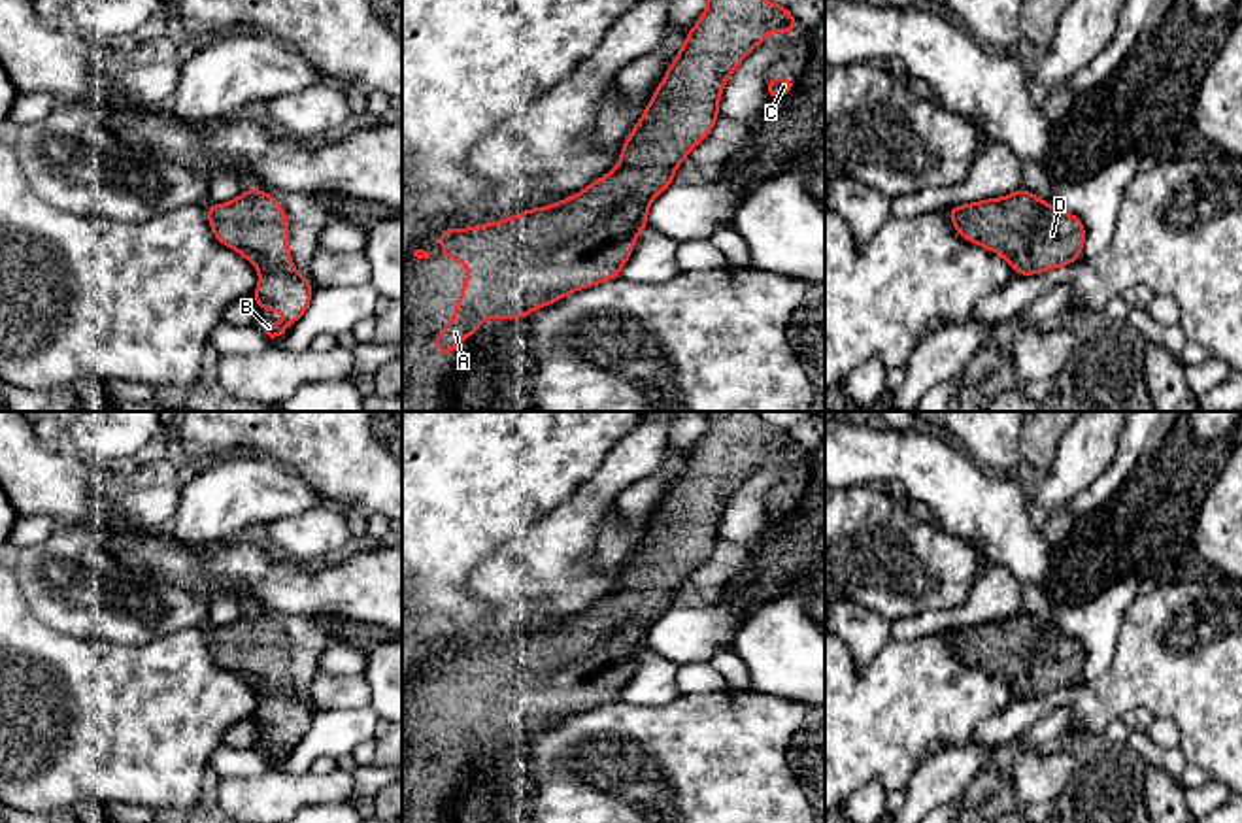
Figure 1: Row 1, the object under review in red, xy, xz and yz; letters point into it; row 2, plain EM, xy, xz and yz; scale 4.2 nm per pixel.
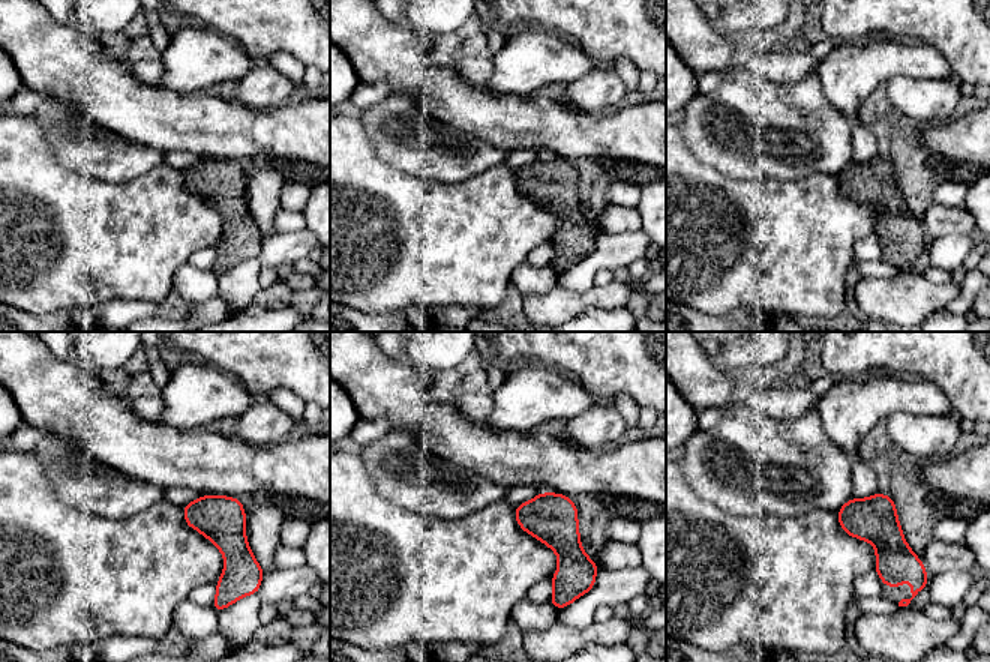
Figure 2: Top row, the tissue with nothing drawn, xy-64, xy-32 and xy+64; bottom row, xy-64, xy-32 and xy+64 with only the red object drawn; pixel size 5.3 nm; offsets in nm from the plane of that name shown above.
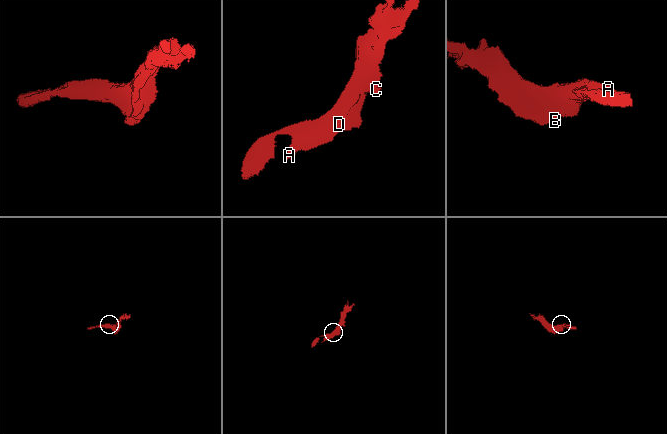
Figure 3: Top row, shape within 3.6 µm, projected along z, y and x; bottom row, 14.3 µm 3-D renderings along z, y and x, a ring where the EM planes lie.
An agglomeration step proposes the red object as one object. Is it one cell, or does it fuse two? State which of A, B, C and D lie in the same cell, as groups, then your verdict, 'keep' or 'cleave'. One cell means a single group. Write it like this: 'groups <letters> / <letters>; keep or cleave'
groups A B C D; keep

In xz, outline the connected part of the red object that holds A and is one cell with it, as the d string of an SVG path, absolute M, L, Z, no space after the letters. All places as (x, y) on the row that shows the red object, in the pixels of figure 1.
M708 0L708 8L685 36L663 81L642 117L623 142L617 166L583 191L545 208L529 208L513 217L444 228L440 259L459 259L468 268L461 283L461 300L453 306L453 323L438 328L432 347L445 357L479 330L485 319L519 321L570 293L589 289L621 276L636 247L638 234L649 227L653 200L674 183L676 168L713 128L727 79L772 30L793 34L800 23L787 6L770 0Z

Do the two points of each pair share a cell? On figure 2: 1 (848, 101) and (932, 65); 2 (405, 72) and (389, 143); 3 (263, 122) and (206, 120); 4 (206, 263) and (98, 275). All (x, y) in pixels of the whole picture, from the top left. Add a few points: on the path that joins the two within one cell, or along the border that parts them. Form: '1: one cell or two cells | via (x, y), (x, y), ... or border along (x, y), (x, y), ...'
1: one cell | via (869, 80), (884, 65), (911, 65)
2: two cells | border along (390, 90), (411, 93), (429, 114)
3: one cell | via (249, 122), (219, 122)
4: two cells | border along (215, 246), (198, 248), (186, 261)

